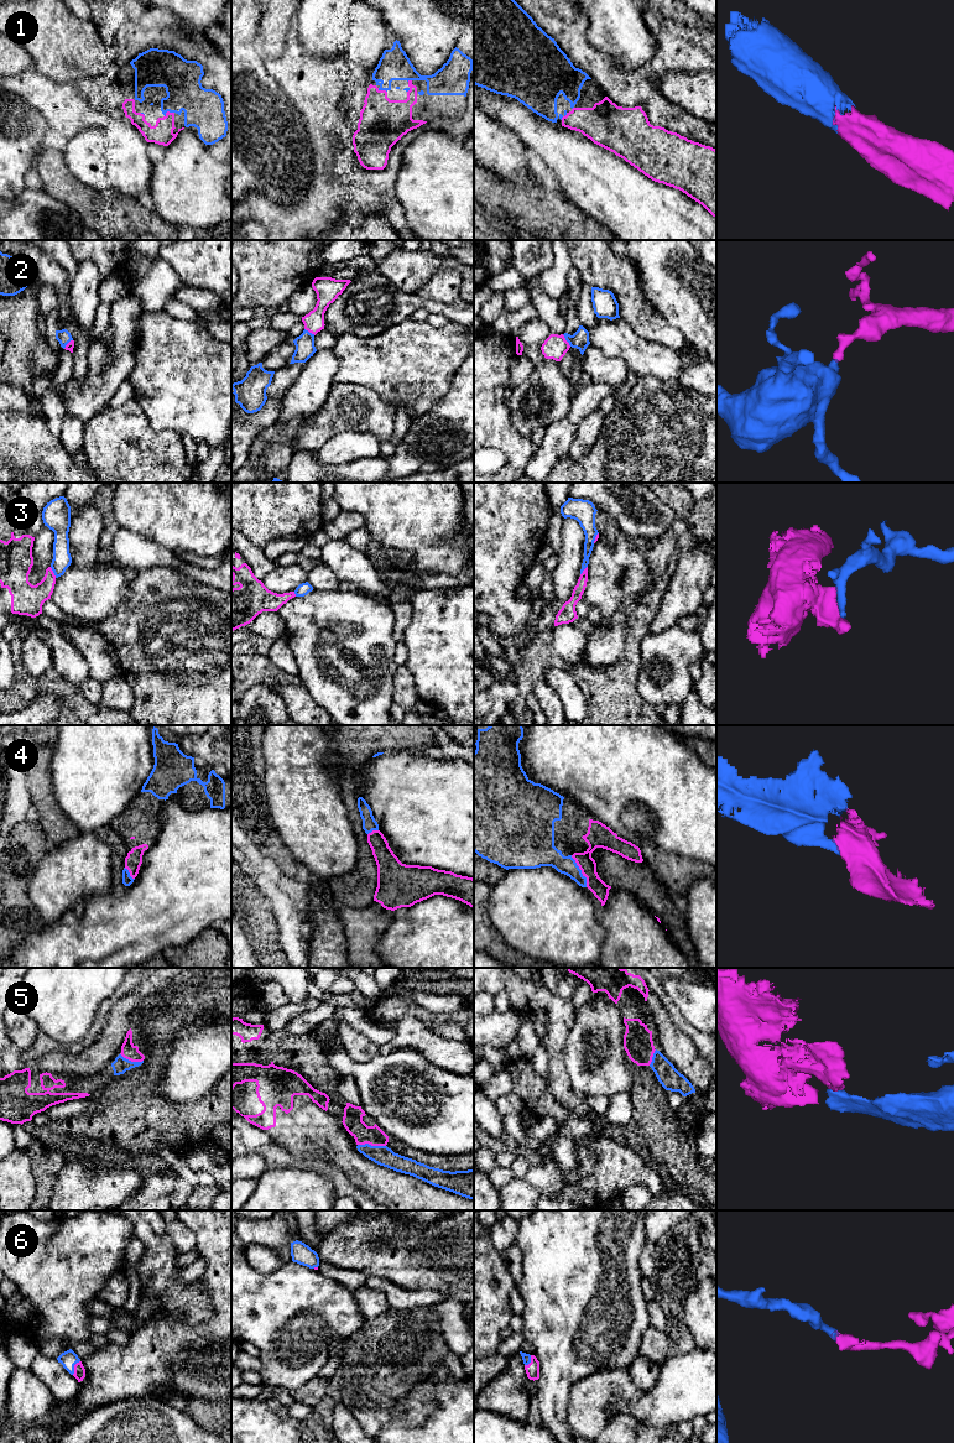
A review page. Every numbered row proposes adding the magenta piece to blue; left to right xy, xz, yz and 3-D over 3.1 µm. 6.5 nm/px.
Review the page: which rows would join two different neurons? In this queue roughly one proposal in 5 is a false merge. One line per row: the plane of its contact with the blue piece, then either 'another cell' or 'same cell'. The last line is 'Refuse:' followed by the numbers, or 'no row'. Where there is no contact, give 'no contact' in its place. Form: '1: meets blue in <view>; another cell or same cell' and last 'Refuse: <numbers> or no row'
1: meets blue in xy; same cell
2: meets blue in yz; same cell
3: meets blue in xy; another cell
4: meets blue in yz; same cell
5: meets blue in xz; same cell
6: meets blue in xy; same cell
Refuse: 3

